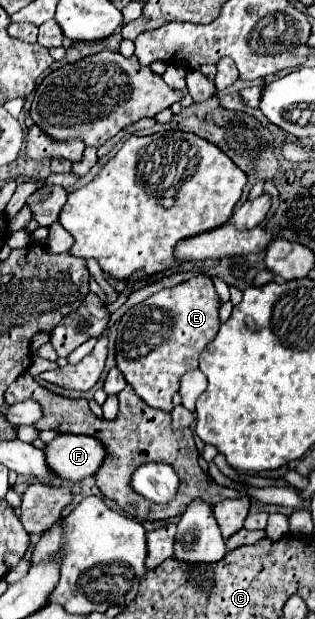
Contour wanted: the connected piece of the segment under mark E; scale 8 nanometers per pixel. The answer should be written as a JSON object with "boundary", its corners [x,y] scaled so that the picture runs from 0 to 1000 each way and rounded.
{"boundary":[[[638,443],[625,449],[606,449],[594,456],[549,462],[543,468],[524,465],[473,478],[467,485],[410,498],[384,511],[371,527],[371,591],[448,646],[460,646],[486,659],[511,659],[530,666],[549,662],[543,643],[568,630],[575,607],[632,591],[632,572],[689,543],[689,533],[702,527],[695,494],[702,494],[702,485],[695,485],[695,475],[683,472],[670,449]]]}

